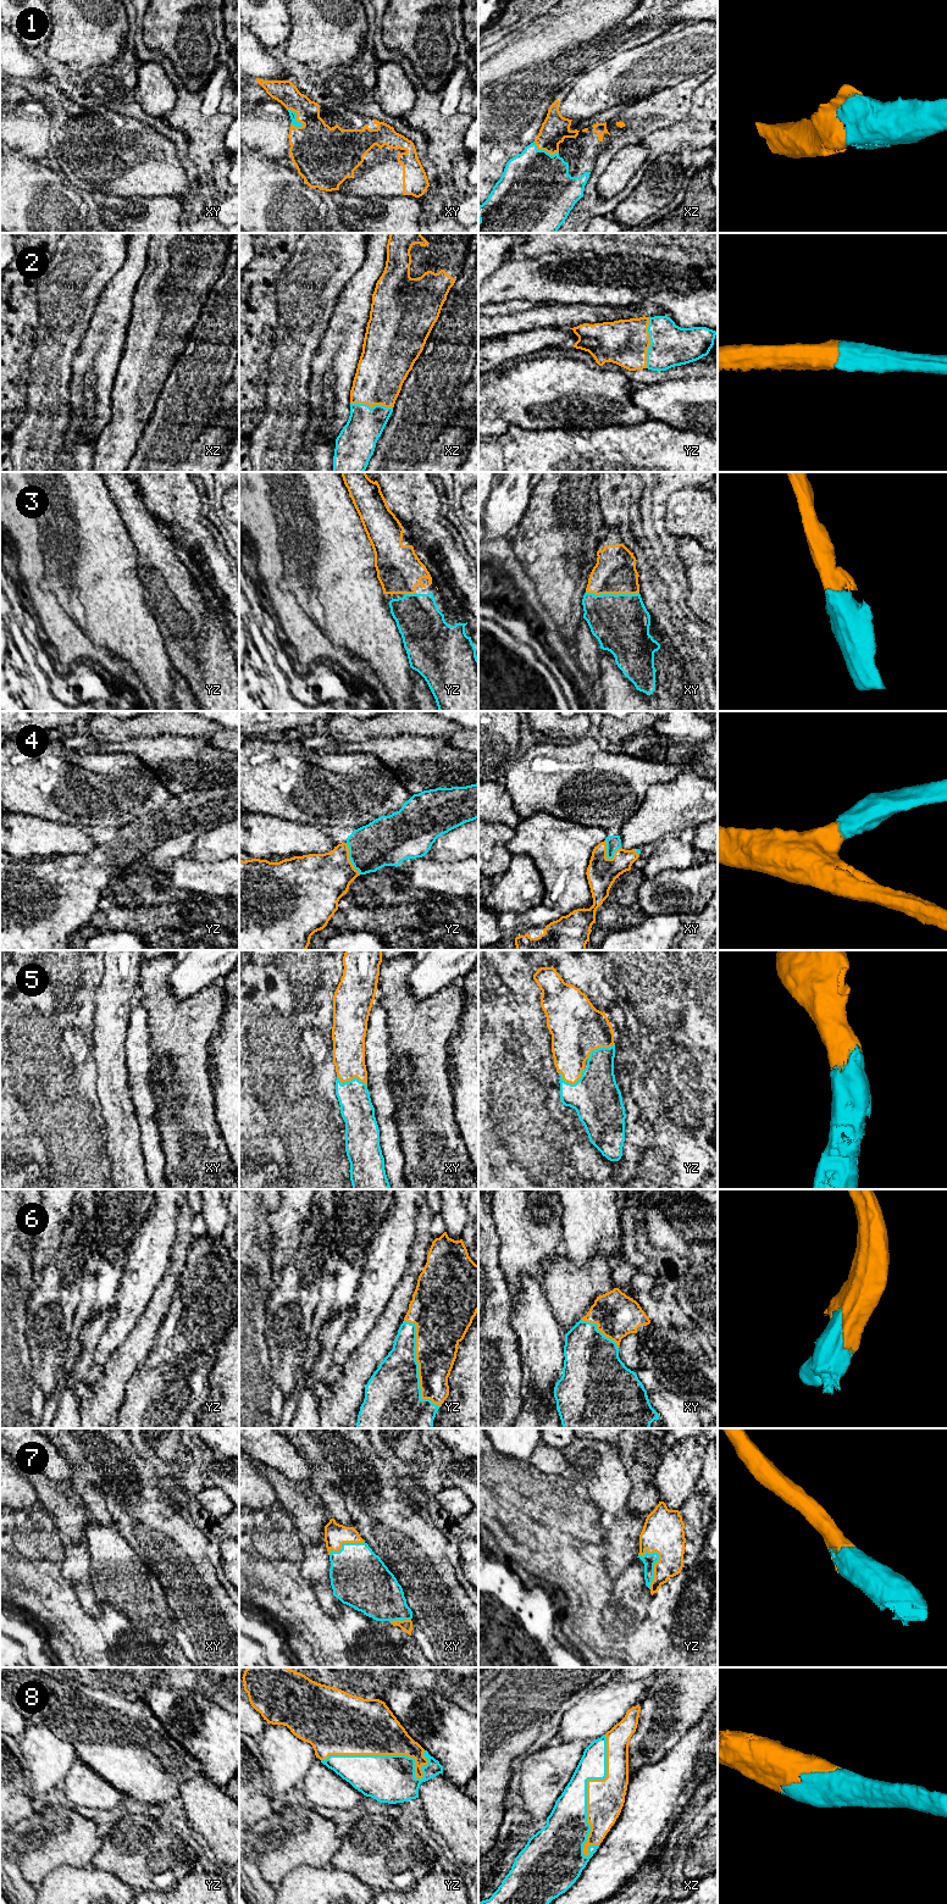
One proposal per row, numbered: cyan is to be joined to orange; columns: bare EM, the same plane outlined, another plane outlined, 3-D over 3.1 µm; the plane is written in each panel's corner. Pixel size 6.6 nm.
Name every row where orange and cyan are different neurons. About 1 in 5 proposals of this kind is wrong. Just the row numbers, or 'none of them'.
none of them

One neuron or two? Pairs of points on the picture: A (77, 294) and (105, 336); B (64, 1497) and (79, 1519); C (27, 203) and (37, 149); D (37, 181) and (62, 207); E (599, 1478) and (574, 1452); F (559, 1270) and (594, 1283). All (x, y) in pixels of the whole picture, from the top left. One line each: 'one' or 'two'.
A: two
B: one
C: two
D: one
E: one
F: one

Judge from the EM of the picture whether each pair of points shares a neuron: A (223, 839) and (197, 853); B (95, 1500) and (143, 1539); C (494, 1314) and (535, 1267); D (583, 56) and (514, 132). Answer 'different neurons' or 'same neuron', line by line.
A: same neuron
B: different neurons
C: different neurons
D: same neuron

